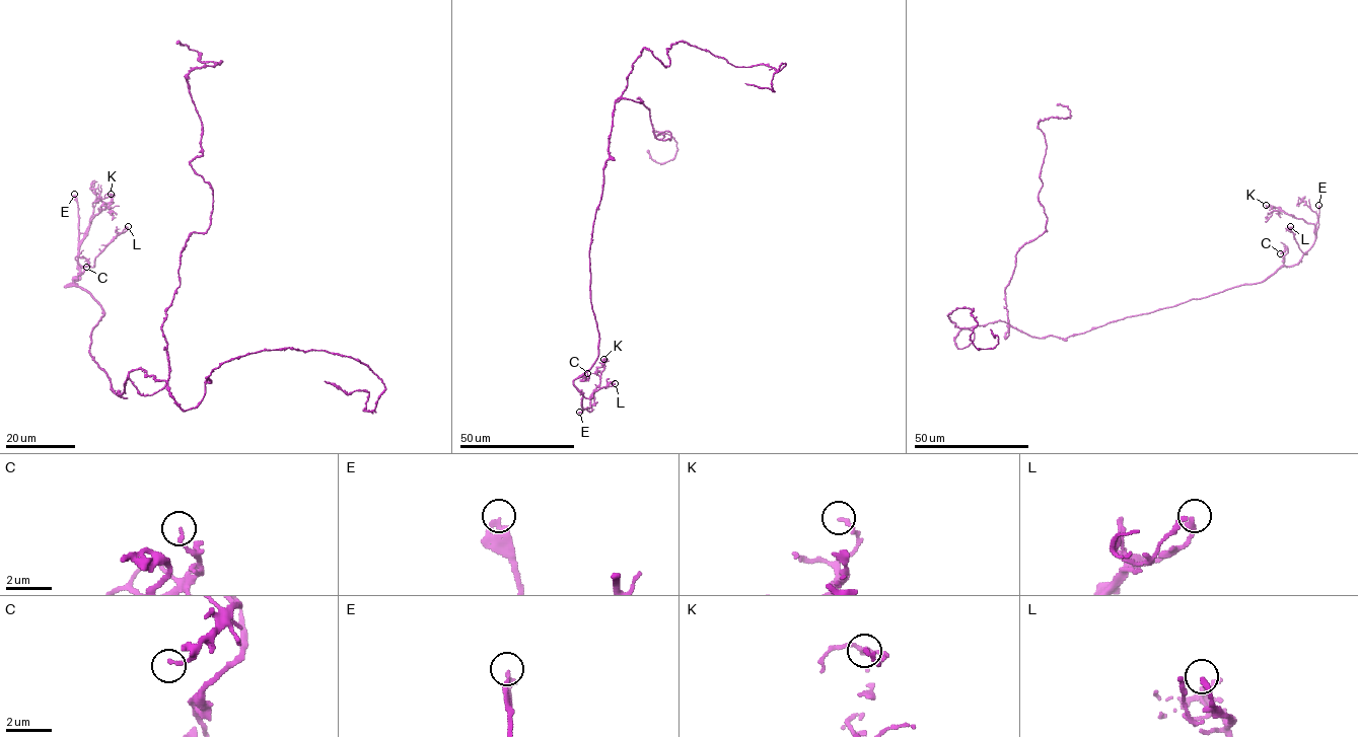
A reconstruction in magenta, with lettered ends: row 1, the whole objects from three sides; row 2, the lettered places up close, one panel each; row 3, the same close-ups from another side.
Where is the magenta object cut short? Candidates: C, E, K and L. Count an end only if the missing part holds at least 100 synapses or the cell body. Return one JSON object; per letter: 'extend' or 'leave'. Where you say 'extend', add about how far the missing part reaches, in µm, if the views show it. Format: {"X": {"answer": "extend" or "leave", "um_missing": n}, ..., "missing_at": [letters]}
{"C": {"answer": "leave"}, "E": {"answer": "extend", "um_missing": 8}, "K": {"answer": "leave"}, "L": {"answer": "leave"}, "missing_at": ["E"]}

